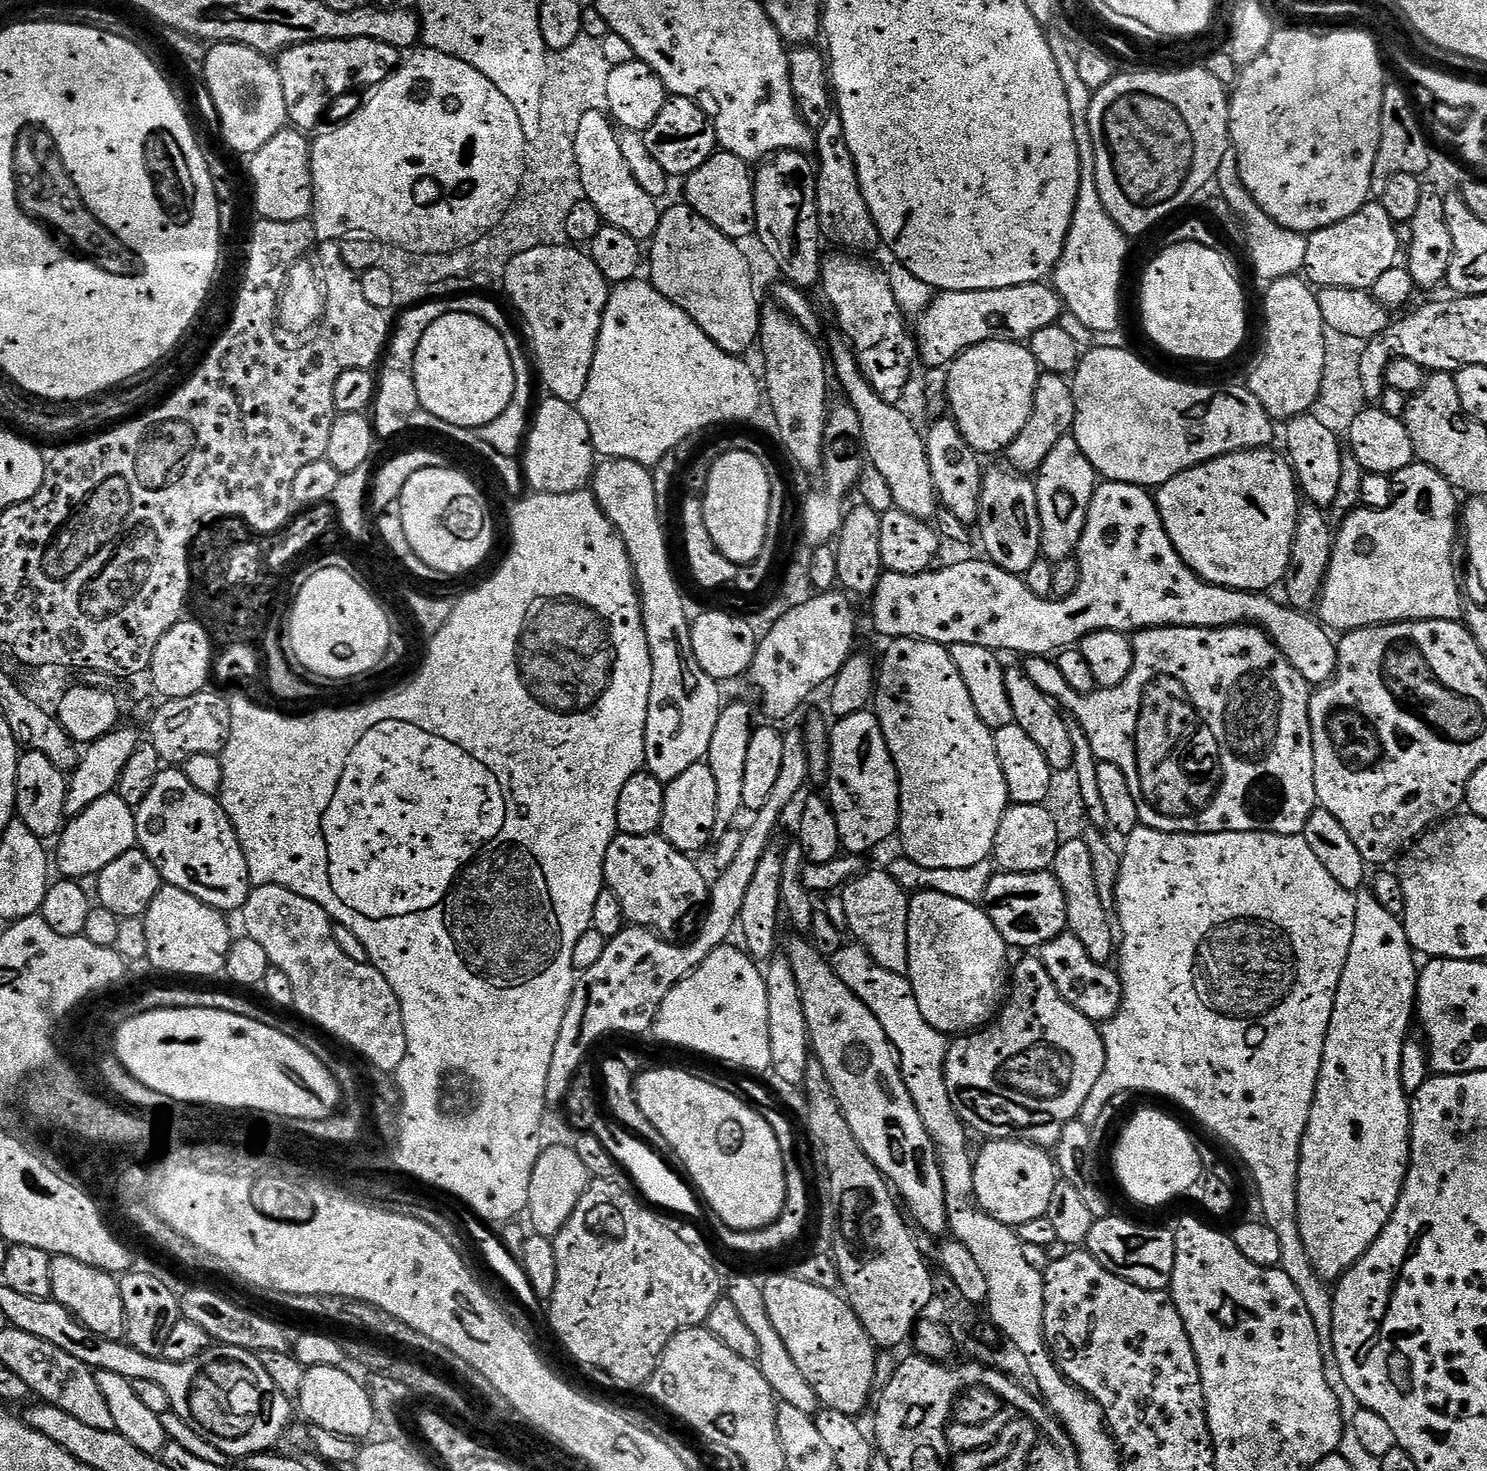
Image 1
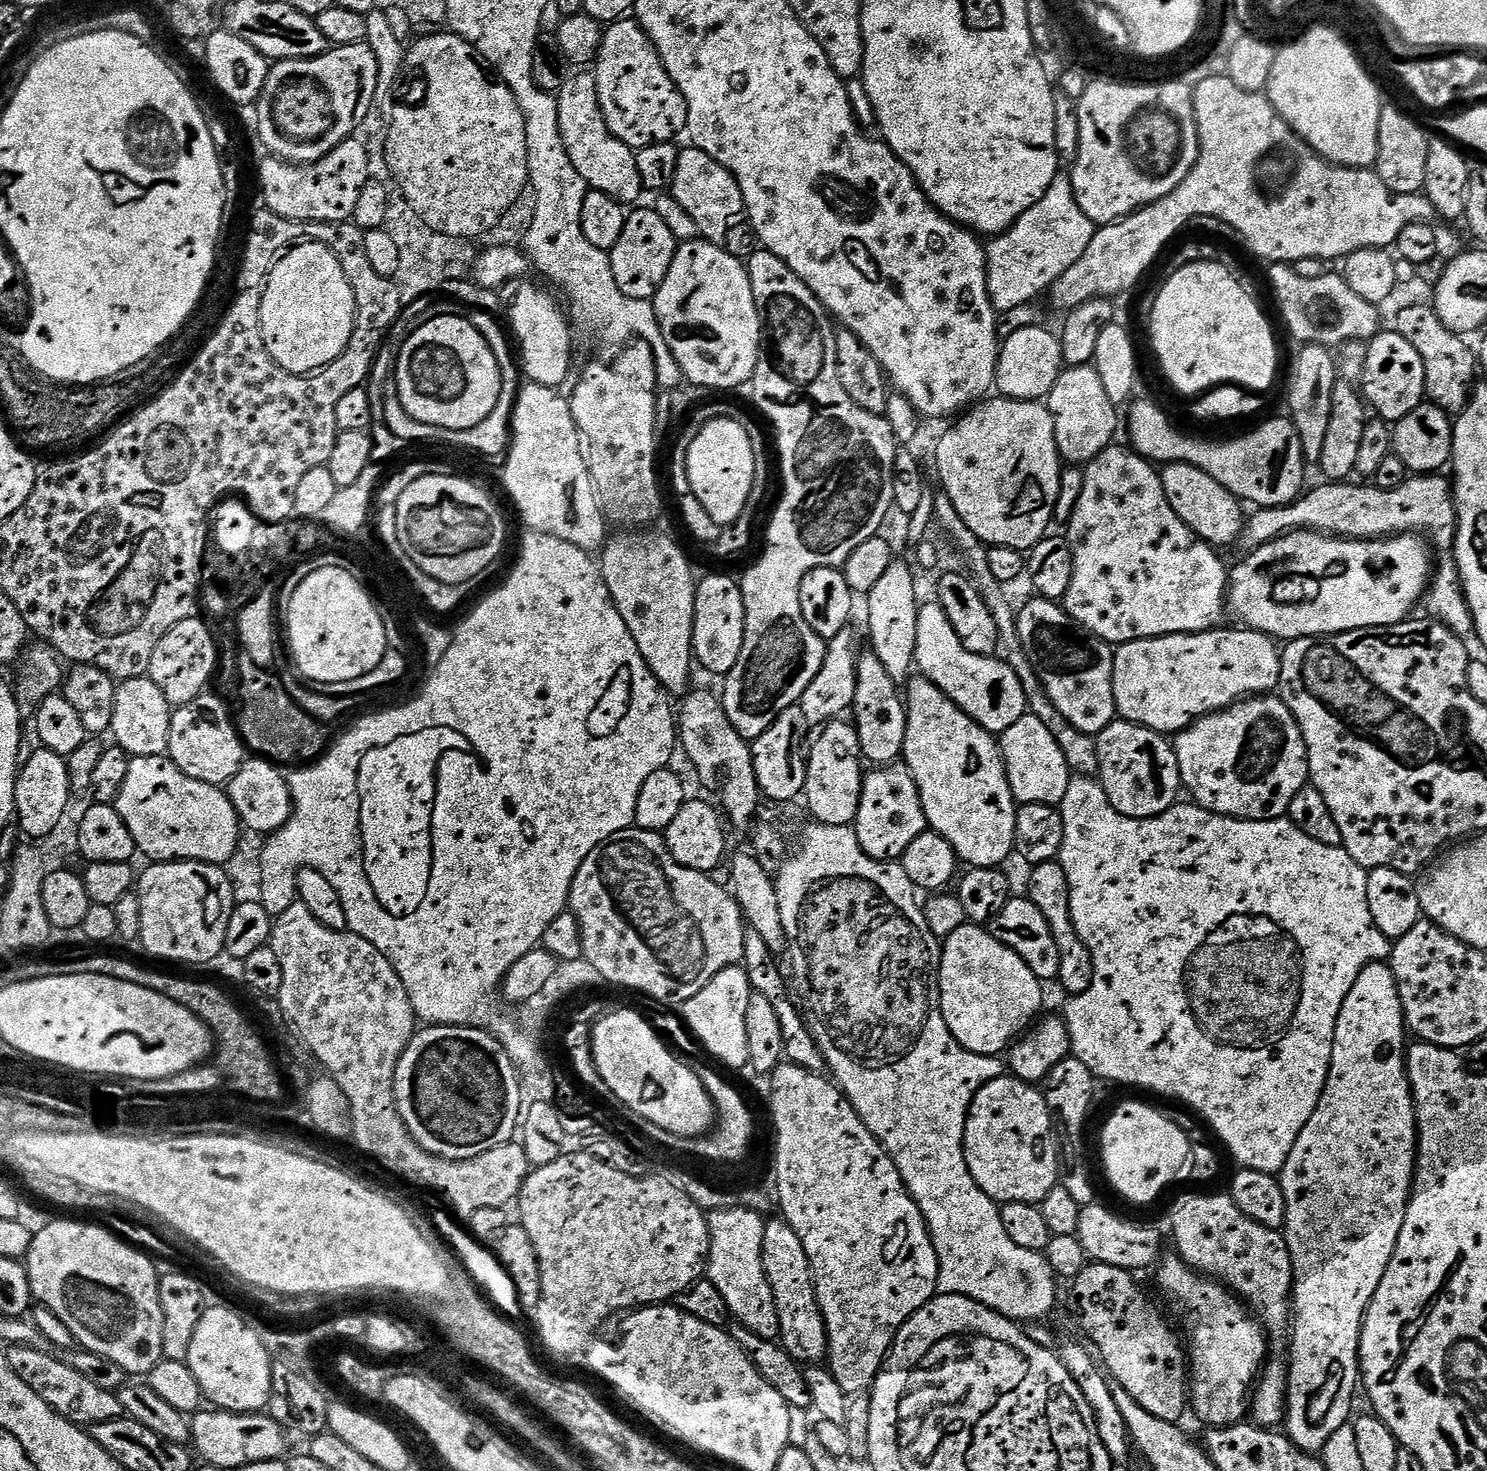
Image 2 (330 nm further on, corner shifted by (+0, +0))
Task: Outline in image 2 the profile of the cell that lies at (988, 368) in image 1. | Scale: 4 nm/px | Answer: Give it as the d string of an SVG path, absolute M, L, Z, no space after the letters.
M1047 327L1015 330L1002 340L996 366L995 391L1012 400L1043 401L1065 367L1059 335L1047 332Z

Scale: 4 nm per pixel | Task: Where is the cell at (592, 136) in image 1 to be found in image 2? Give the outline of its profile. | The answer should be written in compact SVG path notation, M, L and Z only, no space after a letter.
M588 70L573 72L576 73L573 76L571 73L565 79L555 97L562 142L566 146L566 154L570 154L574 170L582 174L593 192L613 196L621 202L638 199L640 192L642 193L642 185L638 178L635 151L623 144L608 128L598 102L595 75Z

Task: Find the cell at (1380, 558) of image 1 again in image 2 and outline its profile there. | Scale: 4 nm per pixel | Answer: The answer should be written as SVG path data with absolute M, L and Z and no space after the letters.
M1297 530L1295 532L1285 532L1277 540L1271 540L1269 544L1264 544L1260 548L1251 549L1248 556L1236 569L1229 571L1226 576L1226 608L1229 613L1237 616L1239 623L1243 627L1251 628L1254 632L1262 632L1265 636L1272 637L1277 642L1287 642L1297 640L1303 636L1333 636L1339 632L1349 632L1355 628L1389 628L1392 624L1400 624L1413 615L1412 607L1417 607L1418 601L1423 597L1430 583L1430 568L1428 572L1428 552L1424 549L1424 544L1419 535L1397 534L1387 538L1377 538L1374 540L1350 540L1314 532L1311 530Z

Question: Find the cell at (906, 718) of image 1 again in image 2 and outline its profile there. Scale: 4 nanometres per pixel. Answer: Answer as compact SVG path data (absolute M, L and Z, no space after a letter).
M916 674L908 680L906 684L908 696L906 692L906 738L904 739L904 750L902 753L903 767L914 778L914 782L918 786L918 794L922 802L922 810L928 819L928 828L938 833L942 838L946 838L946 842L950 844L956 852L957 861L963 862L968 868L1000 868L1003 860L1013 855L1012 846L1012 822L1014 819L1014 801L1012 799L1012 791L1008 785L1008 779L1004 773L1004 759L1000 756L1000 745L997 737L991 732L987 732L982 725L975 724L971 718L963 712L960 707L950 699L946 694L942 694L942 690L938 690L938 686L934 686L934 682L930 682L924 676Z

